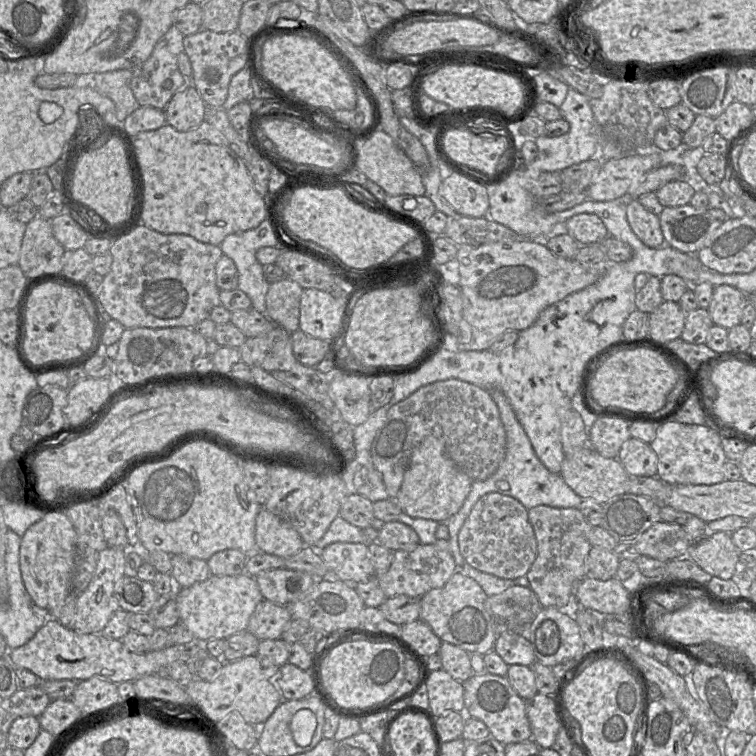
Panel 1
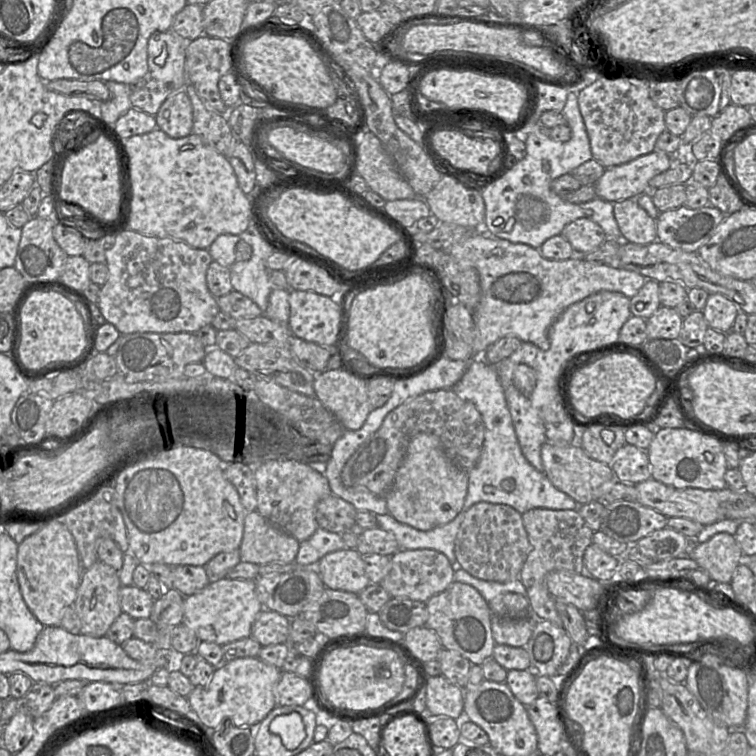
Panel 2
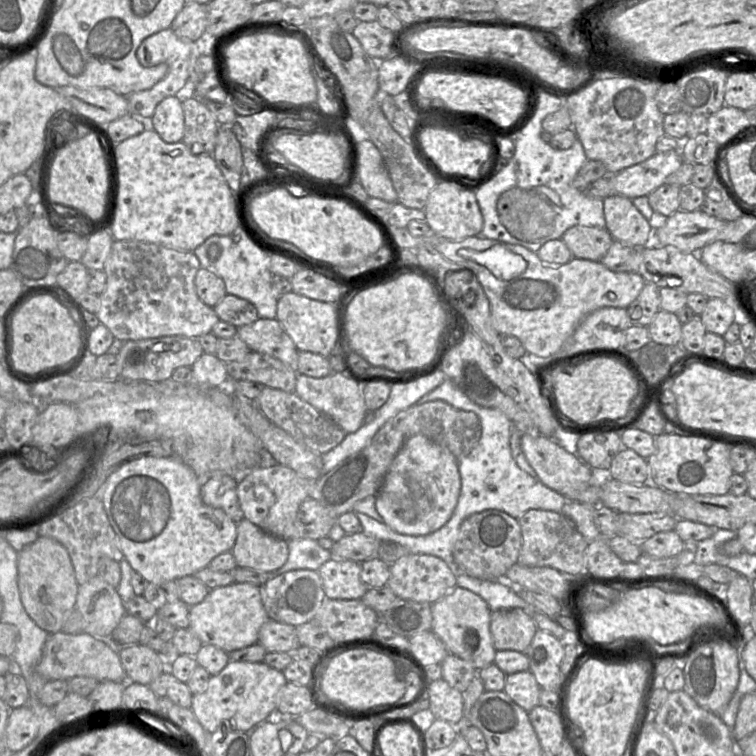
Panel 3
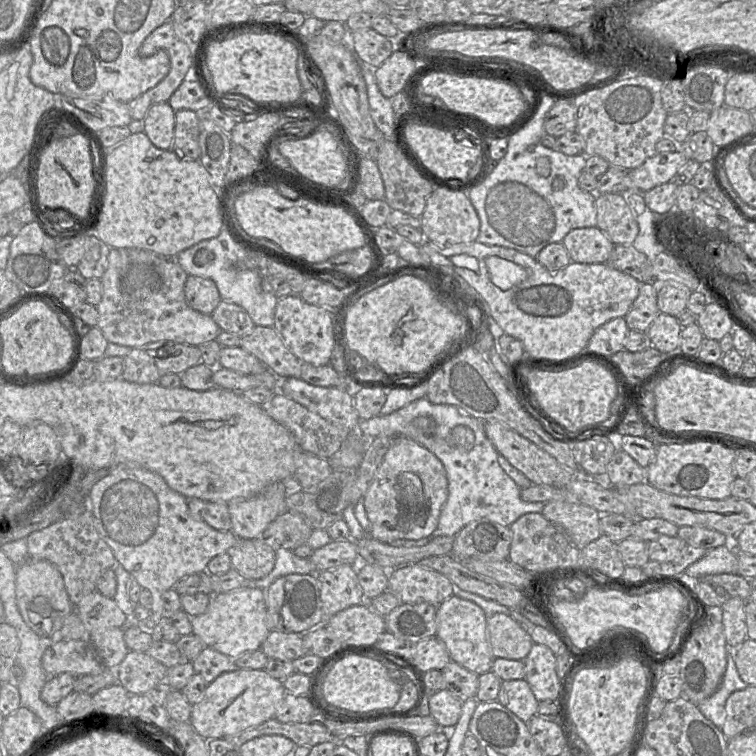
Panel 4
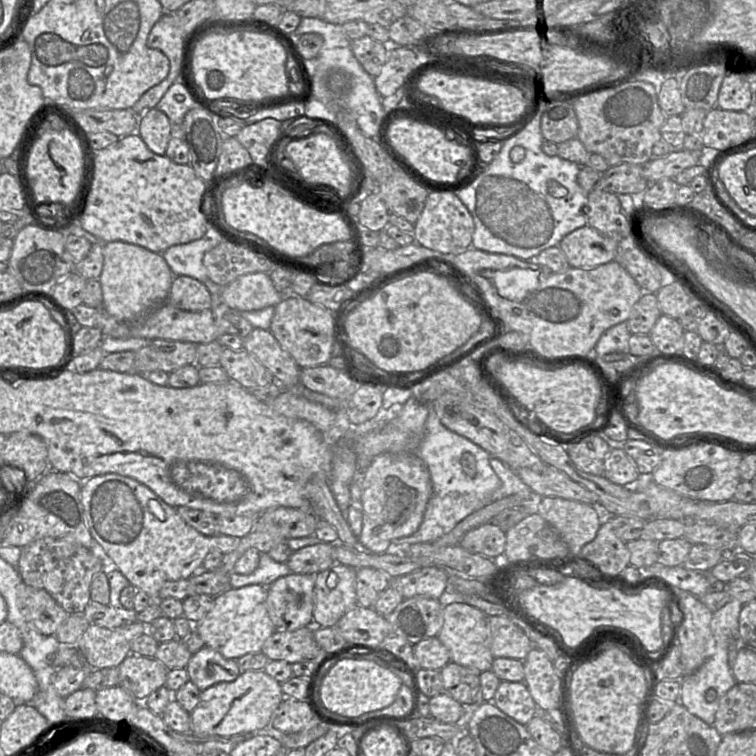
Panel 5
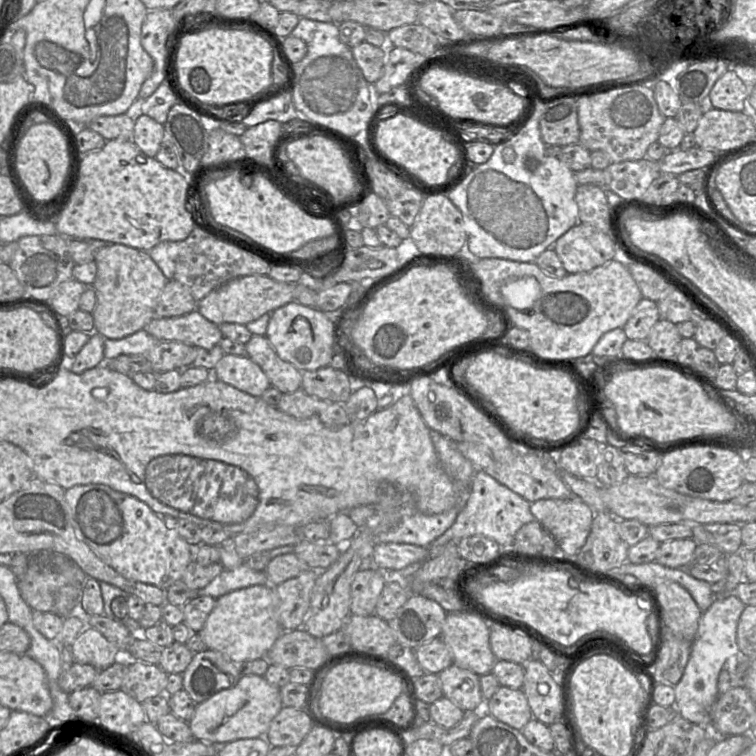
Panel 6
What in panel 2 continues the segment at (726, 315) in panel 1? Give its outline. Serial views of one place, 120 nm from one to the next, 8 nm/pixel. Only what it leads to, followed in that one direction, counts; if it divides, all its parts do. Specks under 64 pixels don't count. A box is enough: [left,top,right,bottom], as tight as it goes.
[702,294,739,333]

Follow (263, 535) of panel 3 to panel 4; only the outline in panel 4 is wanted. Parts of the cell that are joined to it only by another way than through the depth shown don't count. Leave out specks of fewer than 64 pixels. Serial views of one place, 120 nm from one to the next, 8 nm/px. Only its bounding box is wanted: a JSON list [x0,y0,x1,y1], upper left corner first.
[227,538,276,579]

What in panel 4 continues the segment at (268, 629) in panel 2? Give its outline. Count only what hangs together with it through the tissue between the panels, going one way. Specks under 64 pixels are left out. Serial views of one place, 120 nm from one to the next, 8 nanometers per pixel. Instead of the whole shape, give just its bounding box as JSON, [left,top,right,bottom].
[261,630,307,661]

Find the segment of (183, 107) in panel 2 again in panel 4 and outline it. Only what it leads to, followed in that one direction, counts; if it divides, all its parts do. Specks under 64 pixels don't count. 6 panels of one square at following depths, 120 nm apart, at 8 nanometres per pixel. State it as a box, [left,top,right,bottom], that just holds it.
[144,102,175,149]

